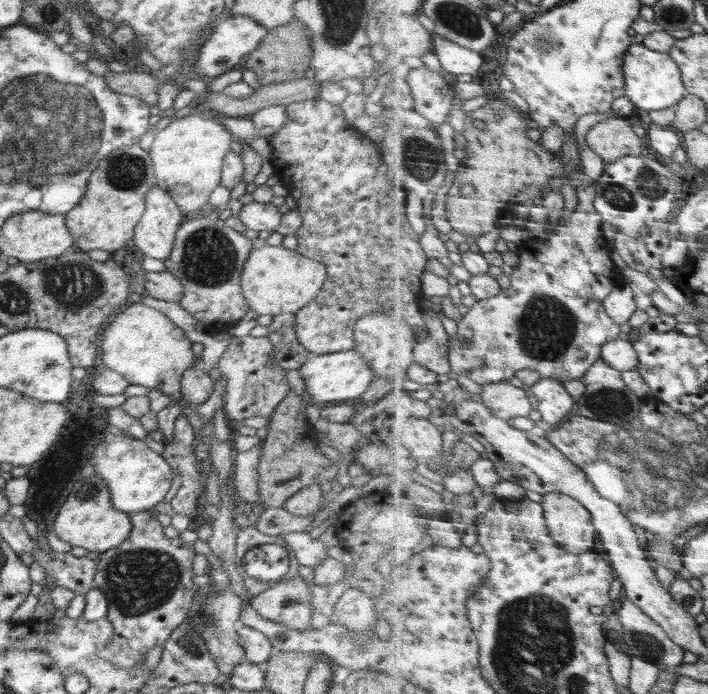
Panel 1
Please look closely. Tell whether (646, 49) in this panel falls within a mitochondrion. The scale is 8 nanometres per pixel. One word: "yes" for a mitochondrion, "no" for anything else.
no

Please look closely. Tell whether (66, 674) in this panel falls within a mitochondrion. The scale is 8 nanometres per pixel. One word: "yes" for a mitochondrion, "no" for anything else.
no

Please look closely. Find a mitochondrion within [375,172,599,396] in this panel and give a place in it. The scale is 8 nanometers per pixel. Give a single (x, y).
(547, 327)

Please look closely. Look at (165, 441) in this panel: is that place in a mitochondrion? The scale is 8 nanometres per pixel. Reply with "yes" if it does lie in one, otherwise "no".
no

